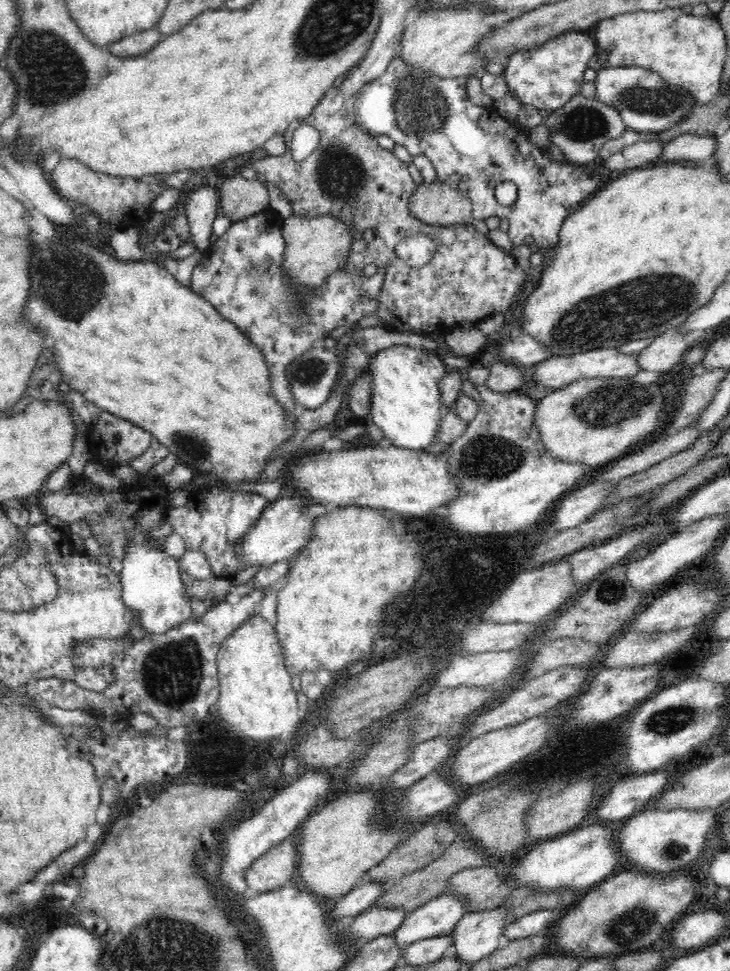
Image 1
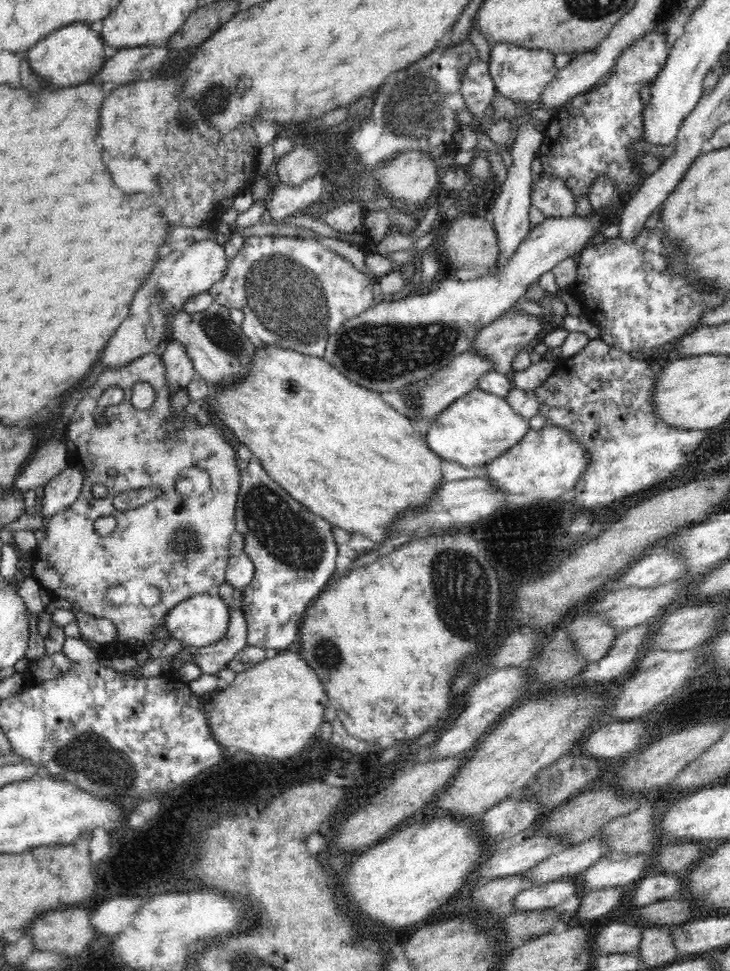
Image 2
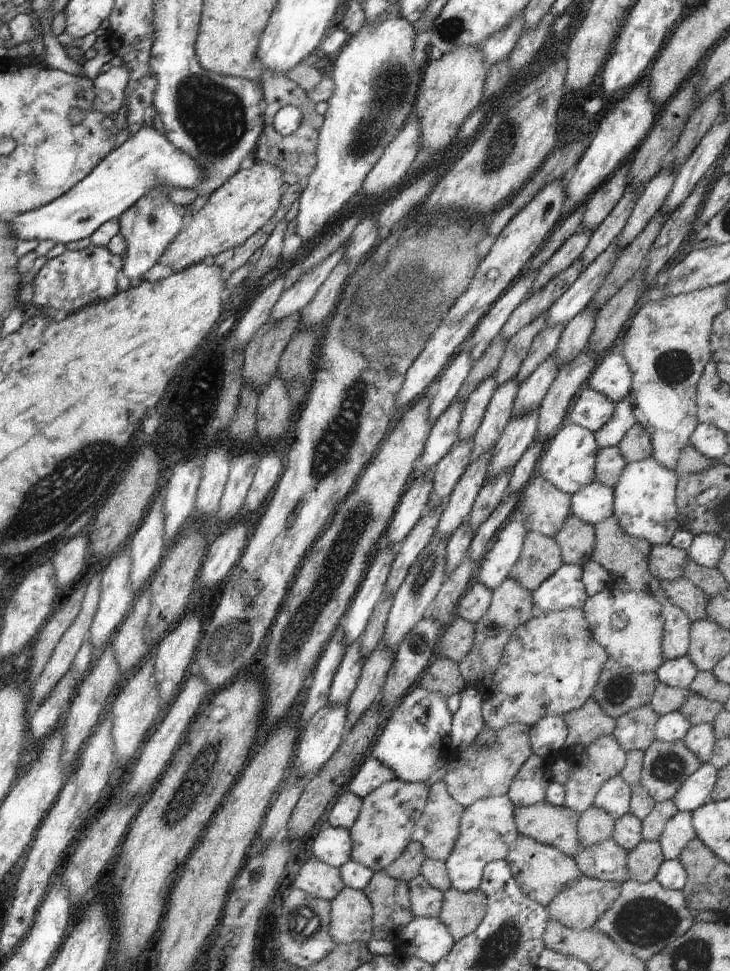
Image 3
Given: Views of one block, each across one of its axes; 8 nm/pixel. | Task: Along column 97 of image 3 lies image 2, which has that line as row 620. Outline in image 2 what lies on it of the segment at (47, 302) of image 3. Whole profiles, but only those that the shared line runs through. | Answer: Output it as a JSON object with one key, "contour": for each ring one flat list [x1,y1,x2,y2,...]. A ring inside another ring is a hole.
{"contour":[[252,458,249,462,244,463,241,467,240,478,241,486,237,499,237,512,235,515,236,531,243,534,245,545,244,552,248,554,248,557,255,565,254,578,252,578,252,582,242,589,243,600,241,610,247,620,247,645,259,647,261,650,265,650,267,648,273,648,278,652,289,650,297,647,296,636,300,636,299,631,306,609,313,600,329,586,329,582,333,578,334,570,336,570,336,558,339,555,338,544,336,543,334,534,332,533,333,525,330,524,330,522,327,522,324,518,312,513,308,508,305,508,302,504,300,504,300,502,292,499,292,496,290,496,288,492,285,492,284,488,281,488,280,484,277,484,272,477,266,473,264,466,260,464,260,460]]}

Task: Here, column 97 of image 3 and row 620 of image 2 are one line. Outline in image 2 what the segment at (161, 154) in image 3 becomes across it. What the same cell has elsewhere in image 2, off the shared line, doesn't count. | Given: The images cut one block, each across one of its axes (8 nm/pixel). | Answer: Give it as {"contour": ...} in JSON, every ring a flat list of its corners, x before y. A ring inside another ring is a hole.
{"contour":[[217,593,197,594,176,604,164,618,164,625,184,647,210,646,224,638,228,632,230,625,230,609,228,608,229,605,226,605]]}

